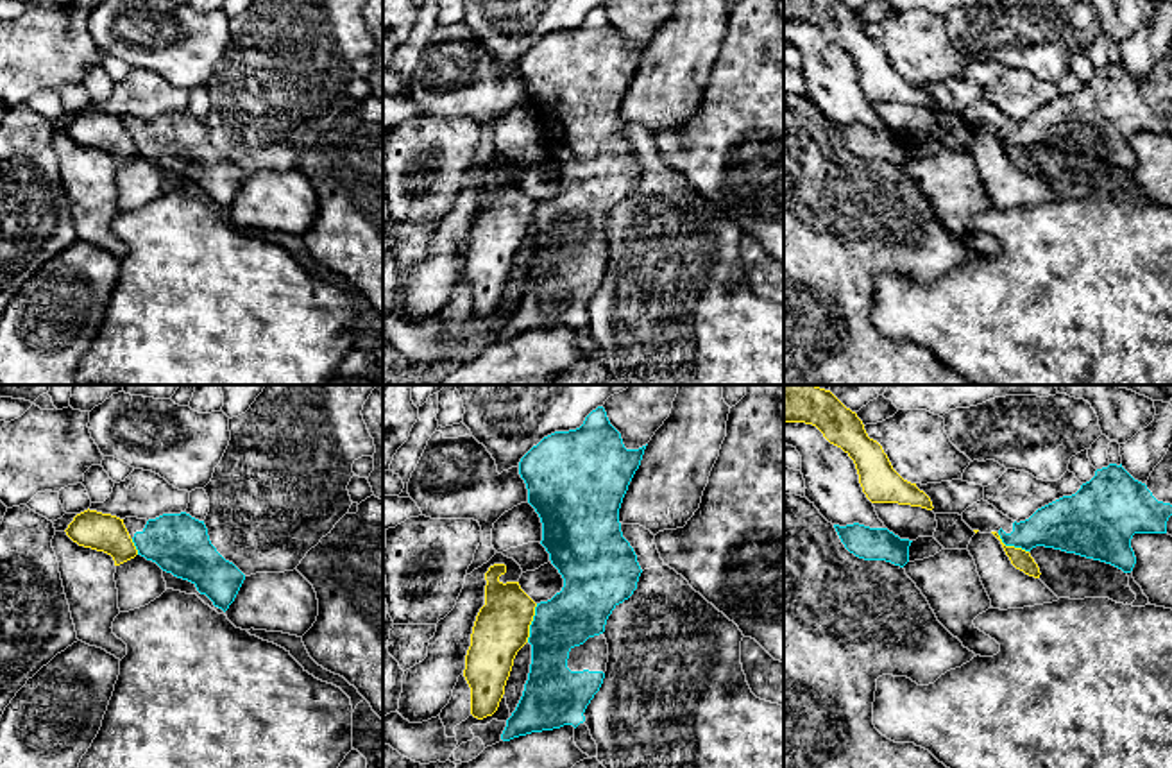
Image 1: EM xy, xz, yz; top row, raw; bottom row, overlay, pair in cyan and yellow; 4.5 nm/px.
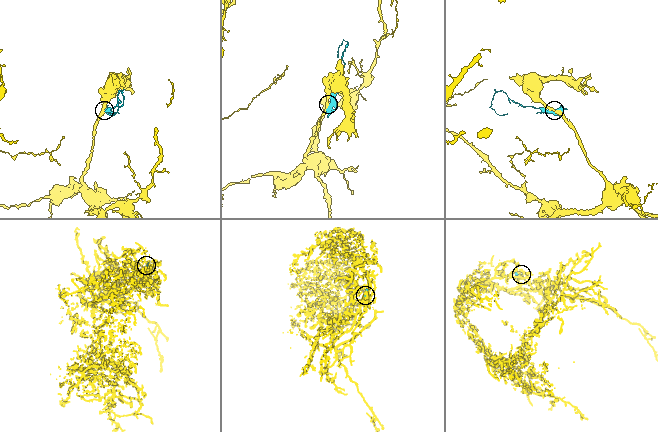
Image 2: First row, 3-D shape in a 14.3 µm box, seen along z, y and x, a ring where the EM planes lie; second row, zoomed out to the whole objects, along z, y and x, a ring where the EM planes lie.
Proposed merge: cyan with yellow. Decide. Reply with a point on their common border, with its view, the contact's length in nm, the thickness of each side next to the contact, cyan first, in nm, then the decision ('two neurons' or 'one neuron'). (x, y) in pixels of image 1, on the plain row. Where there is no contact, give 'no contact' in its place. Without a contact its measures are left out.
xz (532, 222) | 180 nm | 260/240 nm | two neurons

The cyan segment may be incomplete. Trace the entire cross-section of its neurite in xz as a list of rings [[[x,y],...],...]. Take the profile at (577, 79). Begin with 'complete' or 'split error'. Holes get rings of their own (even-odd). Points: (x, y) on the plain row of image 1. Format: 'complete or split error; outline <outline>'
split error; outline [[[598,5],[580,27],[544,36],[519,61],[528,102],[542,122],[540,143],[562,174],[564,186],[535,206],[528,236],[530,272],[522,295],[506,319],[503,340],[564,324],[576,328],[585,320],[583,311],[599,290],[607,270],[608,243],[603,235],[607,218],[633,193],[642,172],[633,147],[623,136],[619,107],[644,48],[646,45],[626,48],[605,7]]]

